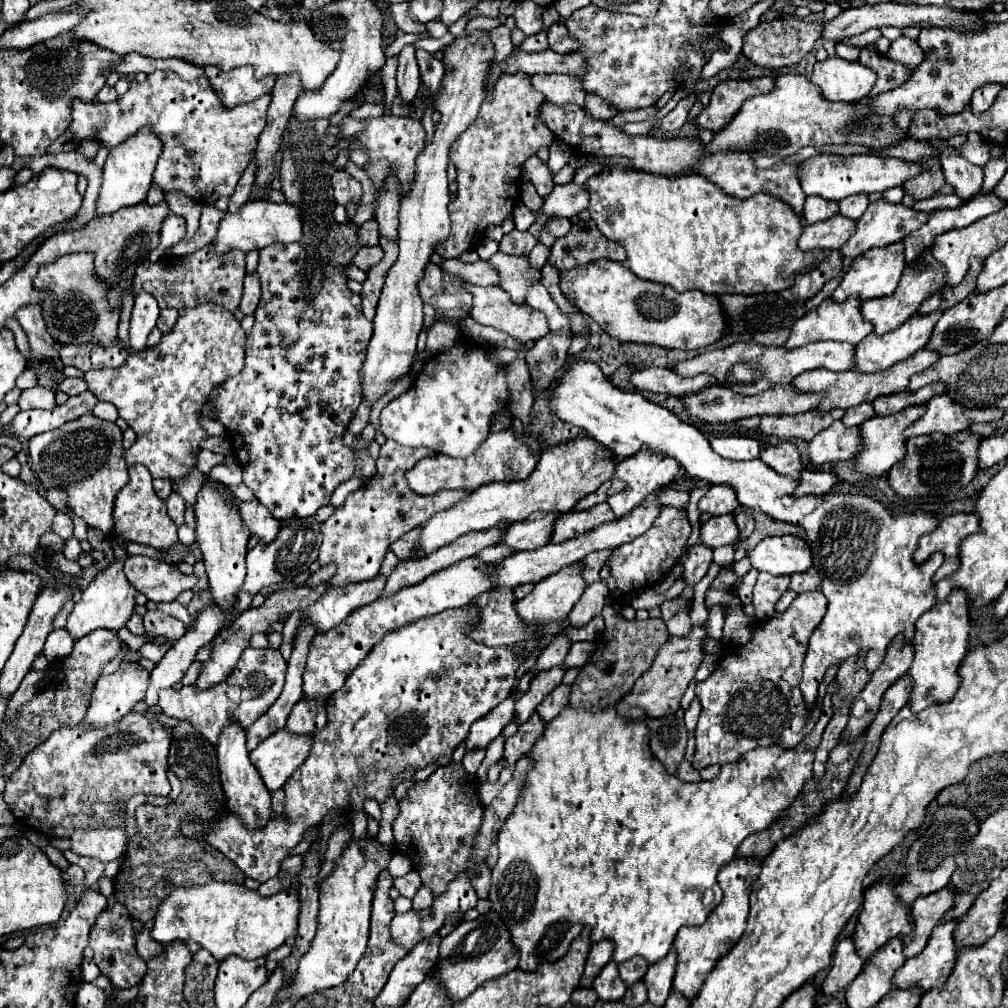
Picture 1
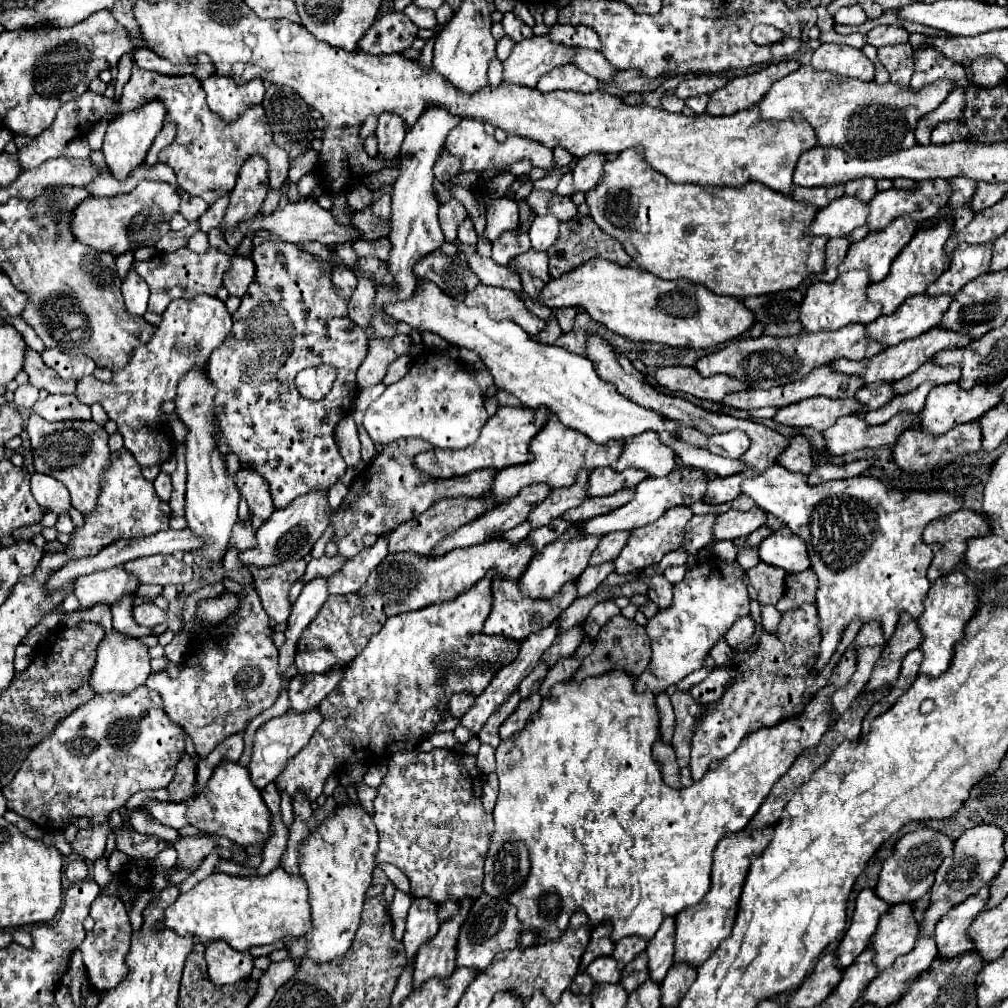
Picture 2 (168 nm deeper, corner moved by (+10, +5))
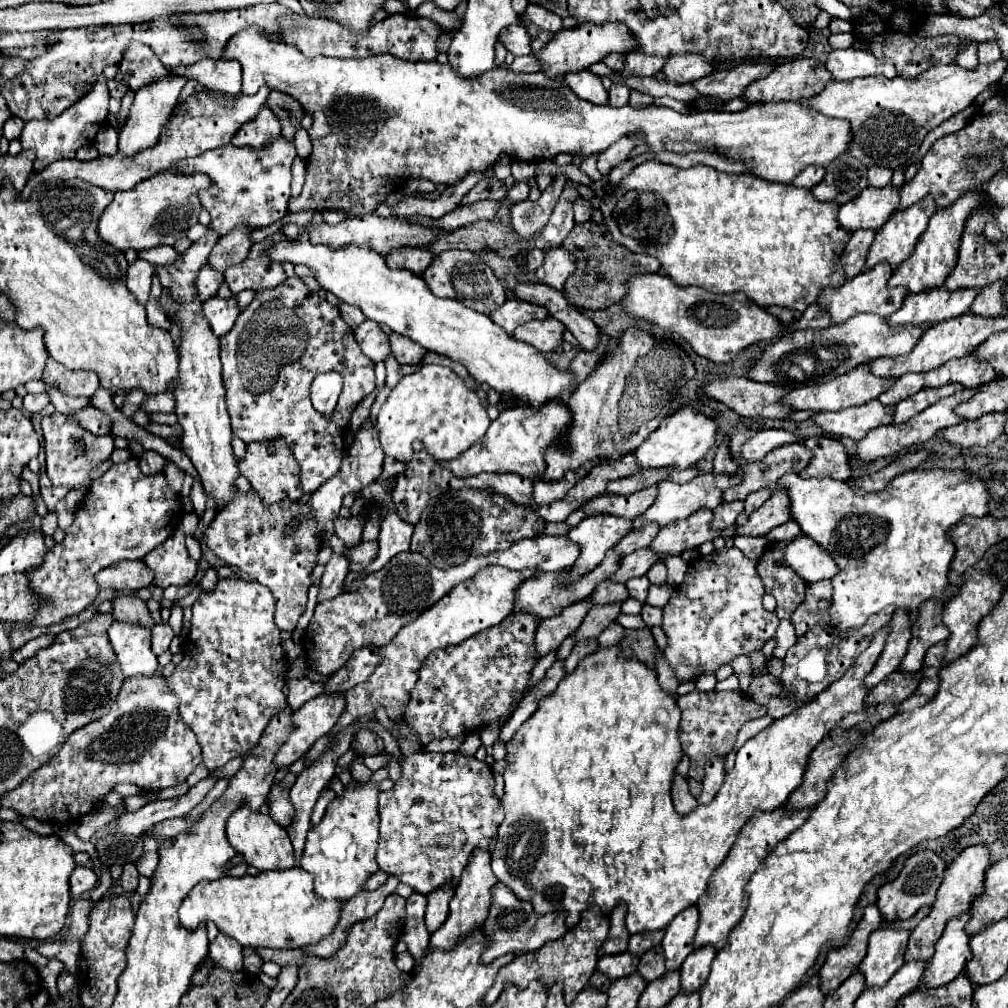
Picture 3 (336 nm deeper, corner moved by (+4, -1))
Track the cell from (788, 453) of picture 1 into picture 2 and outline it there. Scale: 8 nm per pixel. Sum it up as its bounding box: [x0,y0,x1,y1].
[777,434,815,474]

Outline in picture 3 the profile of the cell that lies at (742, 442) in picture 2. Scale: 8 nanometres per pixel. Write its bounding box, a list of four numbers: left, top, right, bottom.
[741,430,797,462]

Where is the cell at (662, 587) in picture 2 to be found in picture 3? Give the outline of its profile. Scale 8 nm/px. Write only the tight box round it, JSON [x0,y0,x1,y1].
[645,562,667,586]

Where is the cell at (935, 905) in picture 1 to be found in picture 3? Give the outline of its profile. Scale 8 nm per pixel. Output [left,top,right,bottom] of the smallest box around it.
[859,928,909,986]

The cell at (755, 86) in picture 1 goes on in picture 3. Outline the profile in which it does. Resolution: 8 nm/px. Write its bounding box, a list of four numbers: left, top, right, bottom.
[743,58,831,104]

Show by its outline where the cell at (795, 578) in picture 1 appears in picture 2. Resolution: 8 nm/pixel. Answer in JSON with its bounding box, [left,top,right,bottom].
[781,568,817,608]

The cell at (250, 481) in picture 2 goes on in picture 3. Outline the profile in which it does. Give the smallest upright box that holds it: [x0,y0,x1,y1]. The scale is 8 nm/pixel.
[239,442,301,506]

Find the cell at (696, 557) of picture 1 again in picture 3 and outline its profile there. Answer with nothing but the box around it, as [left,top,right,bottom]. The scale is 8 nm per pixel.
[713,502,743,530]

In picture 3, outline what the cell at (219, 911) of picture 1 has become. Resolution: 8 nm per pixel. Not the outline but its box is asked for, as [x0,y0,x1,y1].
[179,868,341,948]

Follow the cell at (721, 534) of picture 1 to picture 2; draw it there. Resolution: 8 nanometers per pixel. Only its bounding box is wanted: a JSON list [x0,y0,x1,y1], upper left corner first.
[713,506,767,540]

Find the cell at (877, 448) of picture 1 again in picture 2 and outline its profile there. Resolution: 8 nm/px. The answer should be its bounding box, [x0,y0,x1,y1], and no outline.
[863,384,935,424]

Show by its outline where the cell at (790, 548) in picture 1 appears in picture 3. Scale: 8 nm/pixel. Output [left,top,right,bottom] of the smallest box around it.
[785,534,837,582]

